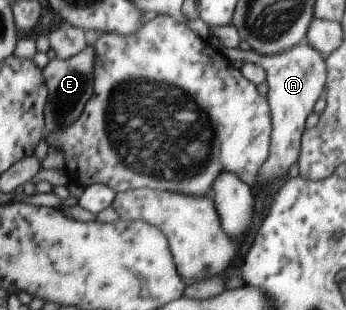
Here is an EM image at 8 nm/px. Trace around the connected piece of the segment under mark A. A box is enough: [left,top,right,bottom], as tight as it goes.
[245,43,328,196]

